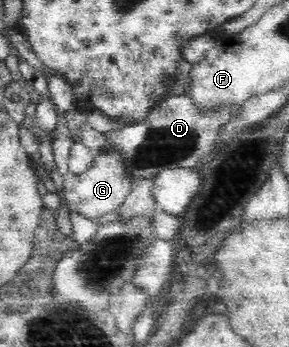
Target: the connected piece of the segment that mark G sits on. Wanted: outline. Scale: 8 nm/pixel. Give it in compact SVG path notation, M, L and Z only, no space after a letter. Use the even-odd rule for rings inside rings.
M102 148L96 152L97 158L92 168L79 175L64 175L64 198L67 200L69 210L82 214L86 218L98 222L99 218L110 212L115 212L124 204L126 196L132 190L134 178L131 178L121 163L120 153L114 149Z

